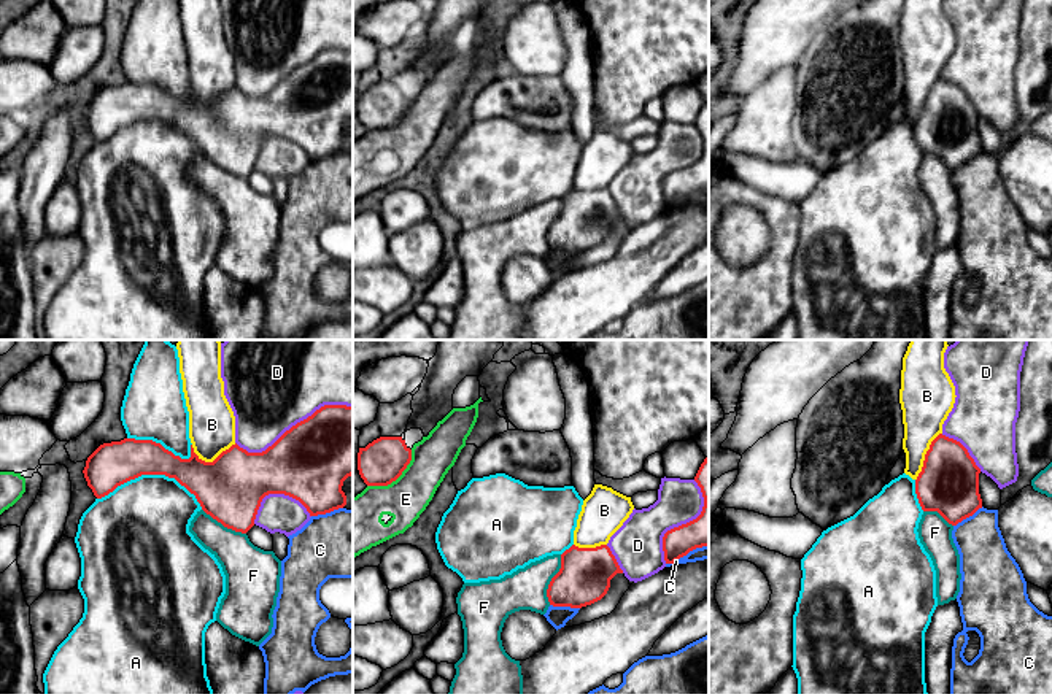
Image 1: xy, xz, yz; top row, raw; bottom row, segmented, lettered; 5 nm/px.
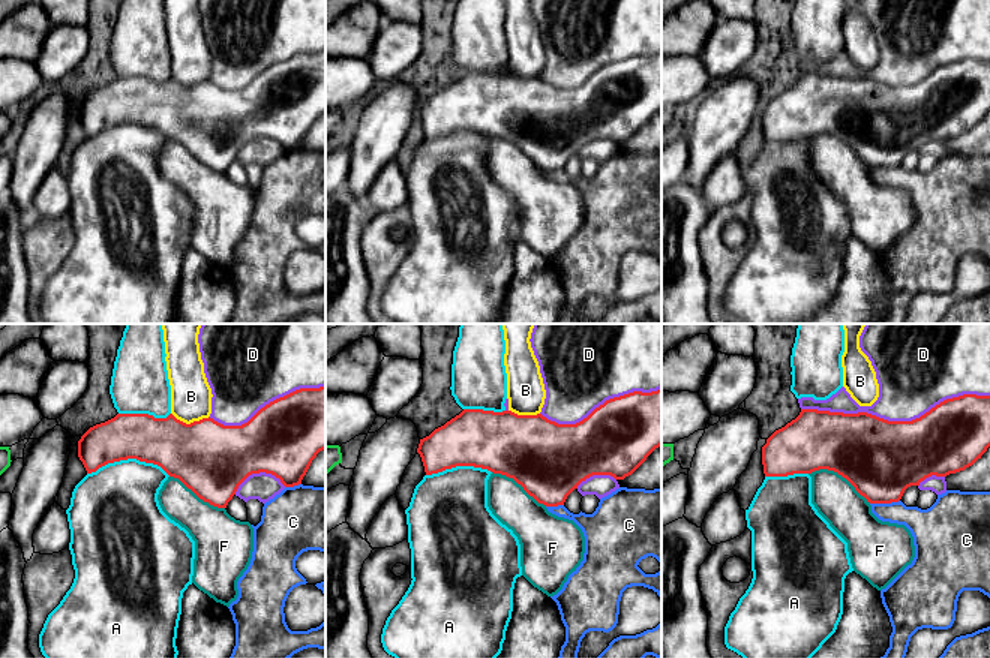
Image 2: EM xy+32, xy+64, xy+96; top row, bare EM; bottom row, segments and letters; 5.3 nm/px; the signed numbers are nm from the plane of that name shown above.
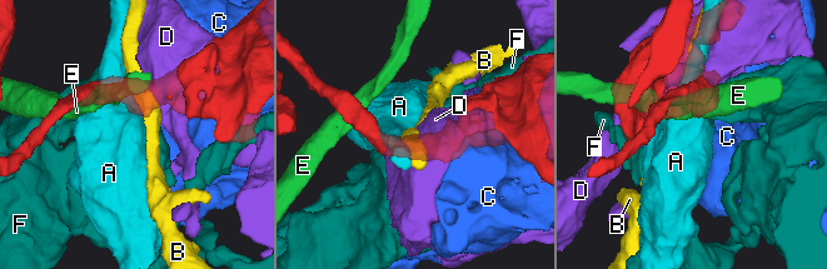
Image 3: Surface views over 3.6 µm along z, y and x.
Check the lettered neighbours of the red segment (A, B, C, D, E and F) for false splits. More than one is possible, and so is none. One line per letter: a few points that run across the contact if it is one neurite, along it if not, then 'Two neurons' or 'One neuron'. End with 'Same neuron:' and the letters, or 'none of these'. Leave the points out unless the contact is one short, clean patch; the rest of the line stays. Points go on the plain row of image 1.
A: Two neurons
B: Two neurons
C: Two neurons
D: Two neurons
E: Line: xz (412, 94), (412, 104), (394, 124), (386, 129), (367, 131). Two neurons
F: One neuron
Same neuron: F

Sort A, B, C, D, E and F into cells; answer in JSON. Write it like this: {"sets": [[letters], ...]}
{"sets": [["A"], ["B"], ["C"], ["D"], ["E"], ["F"]]}

